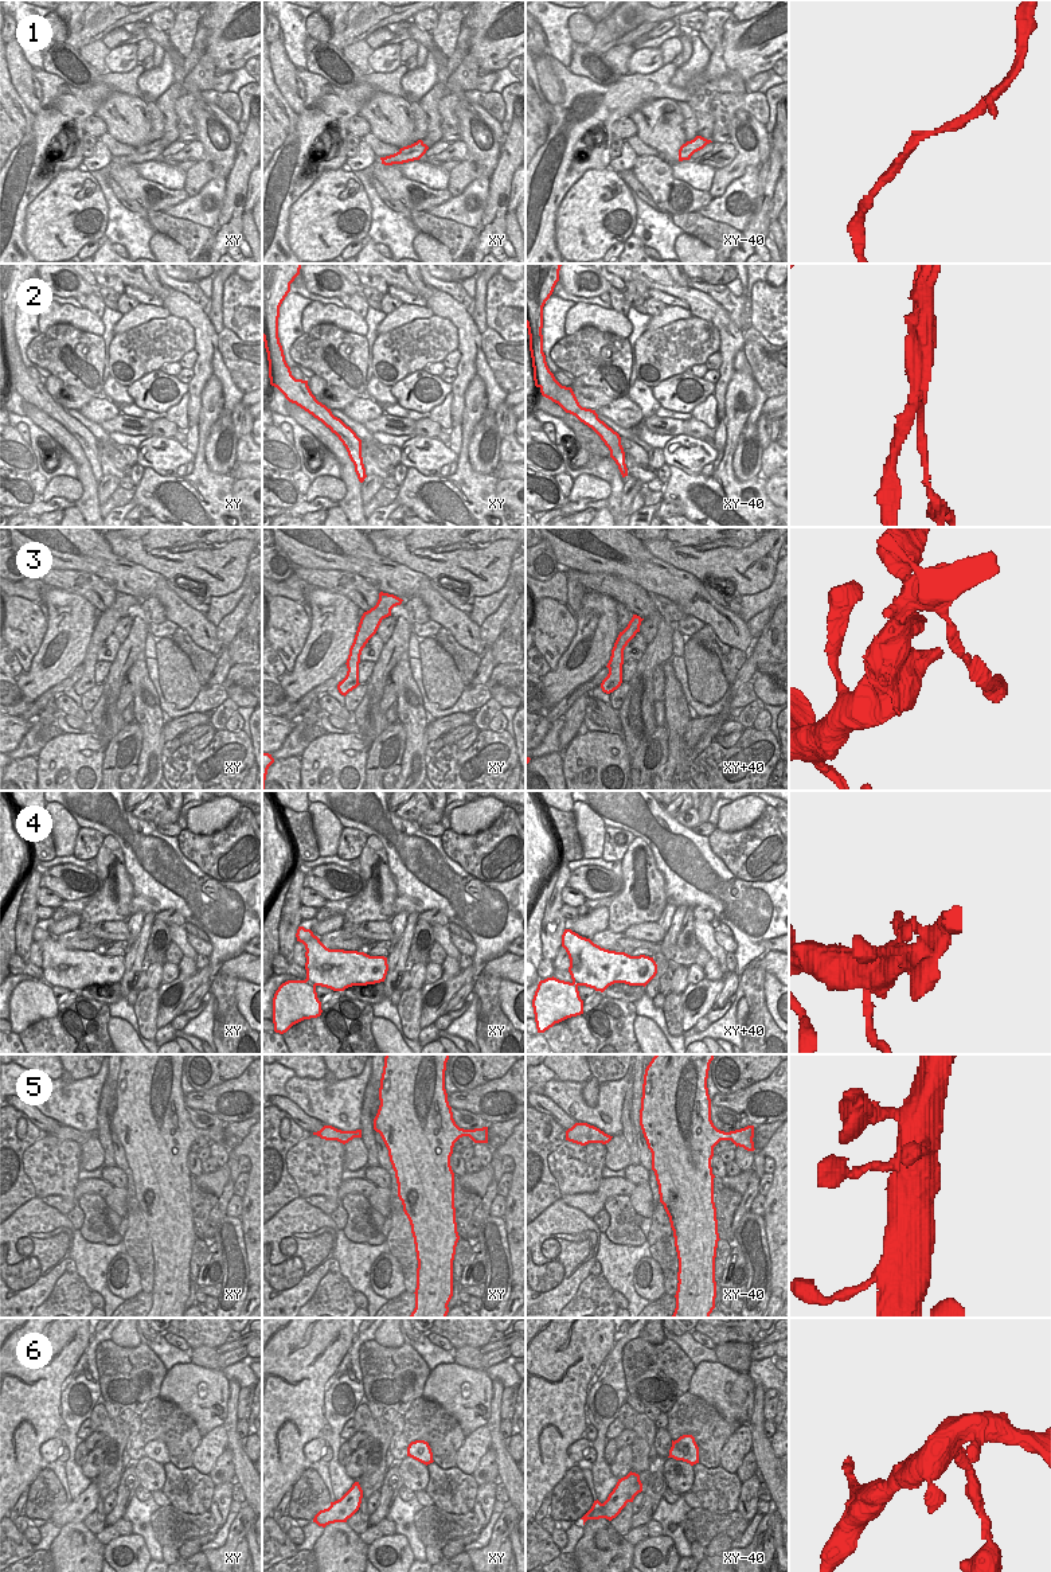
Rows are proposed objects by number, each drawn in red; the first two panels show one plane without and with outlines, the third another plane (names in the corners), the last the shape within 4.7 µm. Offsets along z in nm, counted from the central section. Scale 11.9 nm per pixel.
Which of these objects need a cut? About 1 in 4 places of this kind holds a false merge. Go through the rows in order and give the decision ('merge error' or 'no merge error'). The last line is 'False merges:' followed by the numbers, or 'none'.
1: no merge error
2: merge error
3: no merge error
4: no merge error
5: no merge error
6: no merge error
False merges: 2

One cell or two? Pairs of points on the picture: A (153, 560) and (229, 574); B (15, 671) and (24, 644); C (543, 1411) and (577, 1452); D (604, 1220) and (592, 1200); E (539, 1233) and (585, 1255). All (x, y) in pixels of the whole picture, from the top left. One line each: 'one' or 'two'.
A: one
B: two
C: two
D: two
E: one

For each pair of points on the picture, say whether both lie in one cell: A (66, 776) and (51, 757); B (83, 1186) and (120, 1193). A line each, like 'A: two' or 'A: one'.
A: one
B: two

